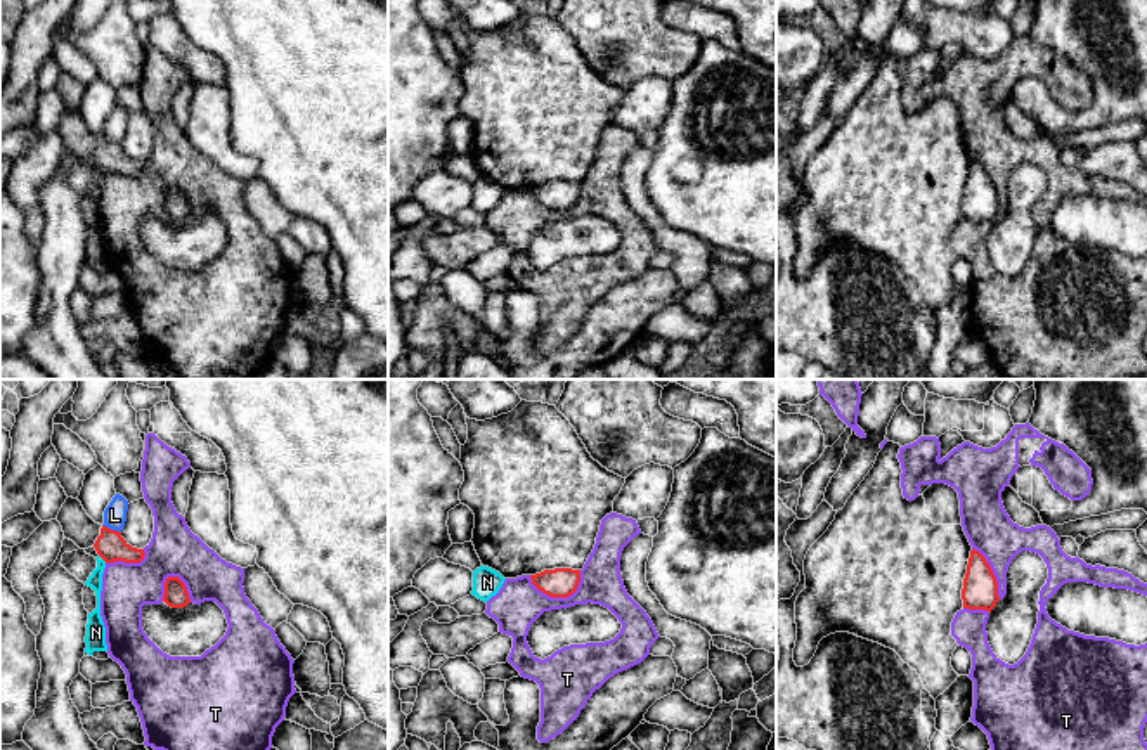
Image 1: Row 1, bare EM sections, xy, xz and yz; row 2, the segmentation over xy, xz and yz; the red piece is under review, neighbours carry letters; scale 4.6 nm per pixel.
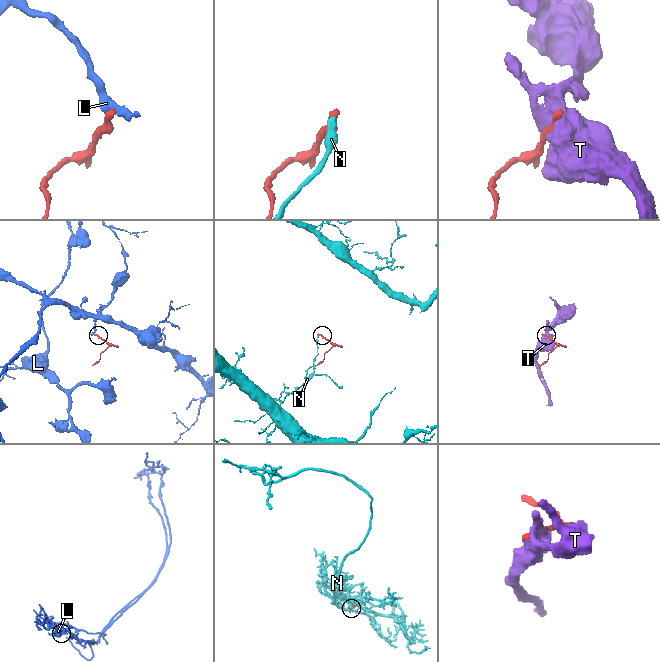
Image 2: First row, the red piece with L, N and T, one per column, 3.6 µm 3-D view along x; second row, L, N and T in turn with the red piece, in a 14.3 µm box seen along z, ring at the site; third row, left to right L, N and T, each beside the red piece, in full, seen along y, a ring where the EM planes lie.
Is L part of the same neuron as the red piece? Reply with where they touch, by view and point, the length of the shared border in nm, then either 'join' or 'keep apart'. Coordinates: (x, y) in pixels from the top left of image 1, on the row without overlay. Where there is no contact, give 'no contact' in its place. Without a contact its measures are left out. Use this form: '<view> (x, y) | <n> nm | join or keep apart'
xy (110, 141) | 90 nm | keep apart

